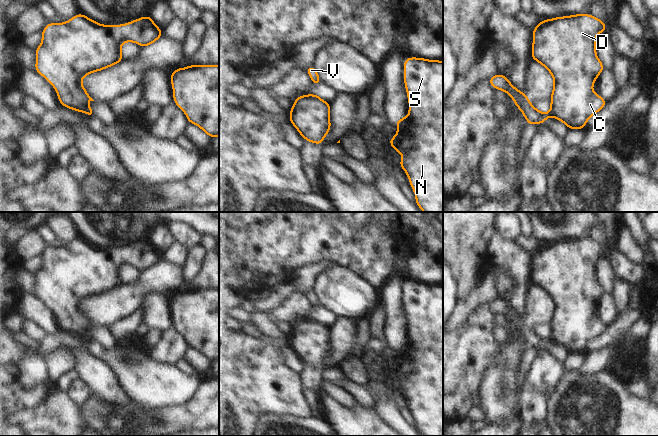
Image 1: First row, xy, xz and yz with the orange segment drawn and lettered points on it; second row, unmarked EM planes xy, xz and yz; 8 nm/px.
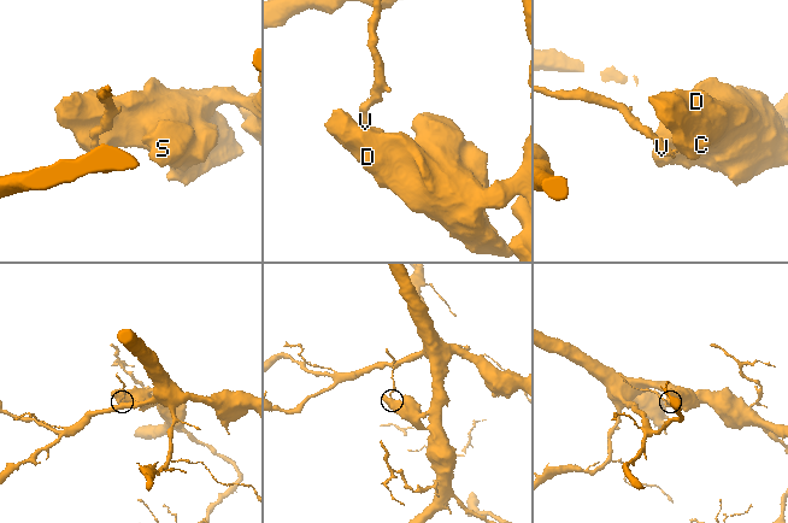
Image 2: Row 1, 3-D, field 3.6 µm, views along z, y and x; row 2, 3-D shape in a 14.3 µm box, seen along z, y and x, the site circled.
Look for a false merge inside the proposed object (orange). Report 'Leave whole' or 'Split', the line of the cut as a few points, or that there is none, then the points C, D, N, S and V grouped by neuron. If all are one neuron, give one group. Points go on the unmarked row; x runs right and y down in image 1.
Split. Split along yz (549, 336), (552, 339). Groups: C D N S / V

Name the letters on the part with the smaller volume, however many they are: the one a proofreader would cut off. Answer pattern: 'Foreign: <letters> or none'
Foreign: V

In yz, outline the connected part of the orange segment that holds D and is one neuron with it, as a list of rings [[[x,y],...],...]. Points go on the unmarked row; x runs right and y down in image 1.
[[[581,237],[542,244],[533,252],[531,283],[538,285],[553,300],[550,337],[564,346],[568,353],[585,353],[587,344],[607,328],[592,313],[594,305],[604,294],[596,278],[595,263],[600,256],[607,255],[602,244]]]

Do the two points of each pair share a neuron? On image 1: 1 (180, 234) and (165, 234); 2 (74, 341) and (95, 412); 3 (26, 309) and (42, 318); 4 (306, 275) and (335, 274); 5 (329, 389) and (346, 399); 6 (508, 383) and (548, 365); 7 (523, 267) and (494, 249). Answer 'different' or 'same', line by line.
1: different
2: different
3: same
4: different
5: same
6: different
7: same

